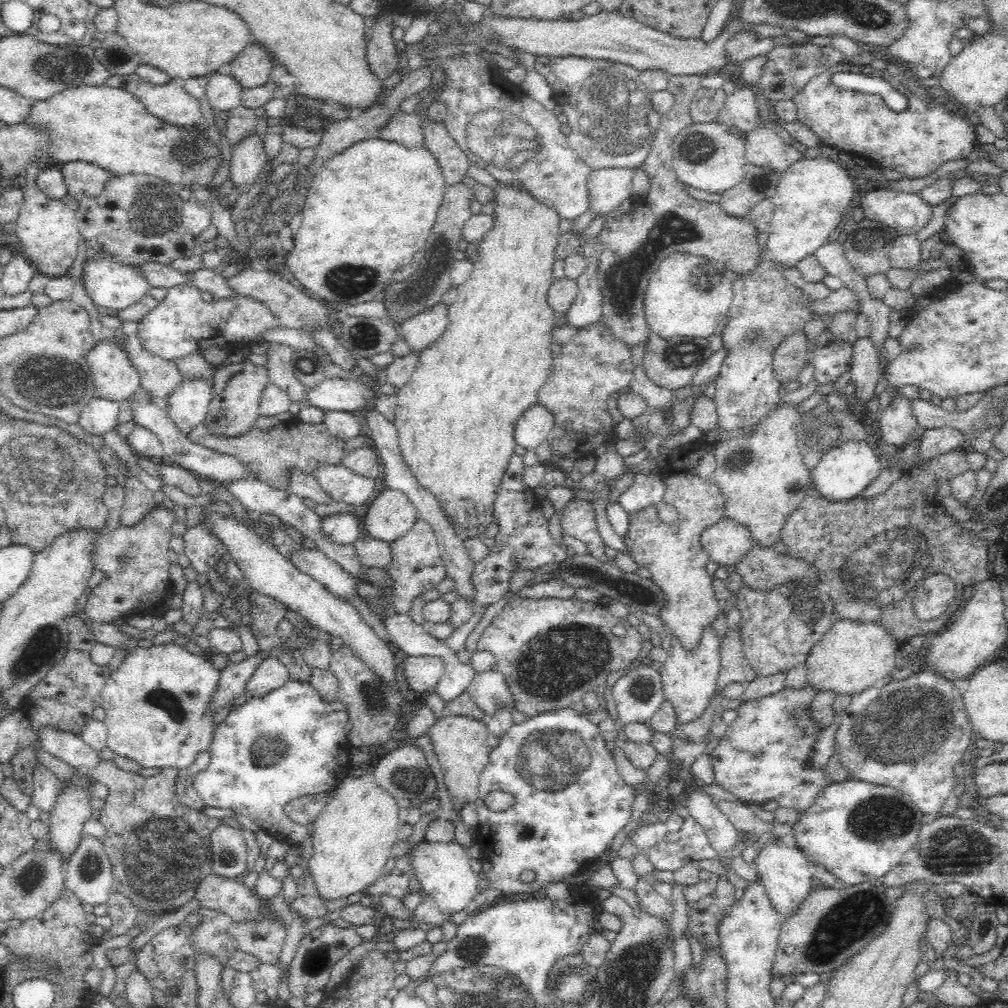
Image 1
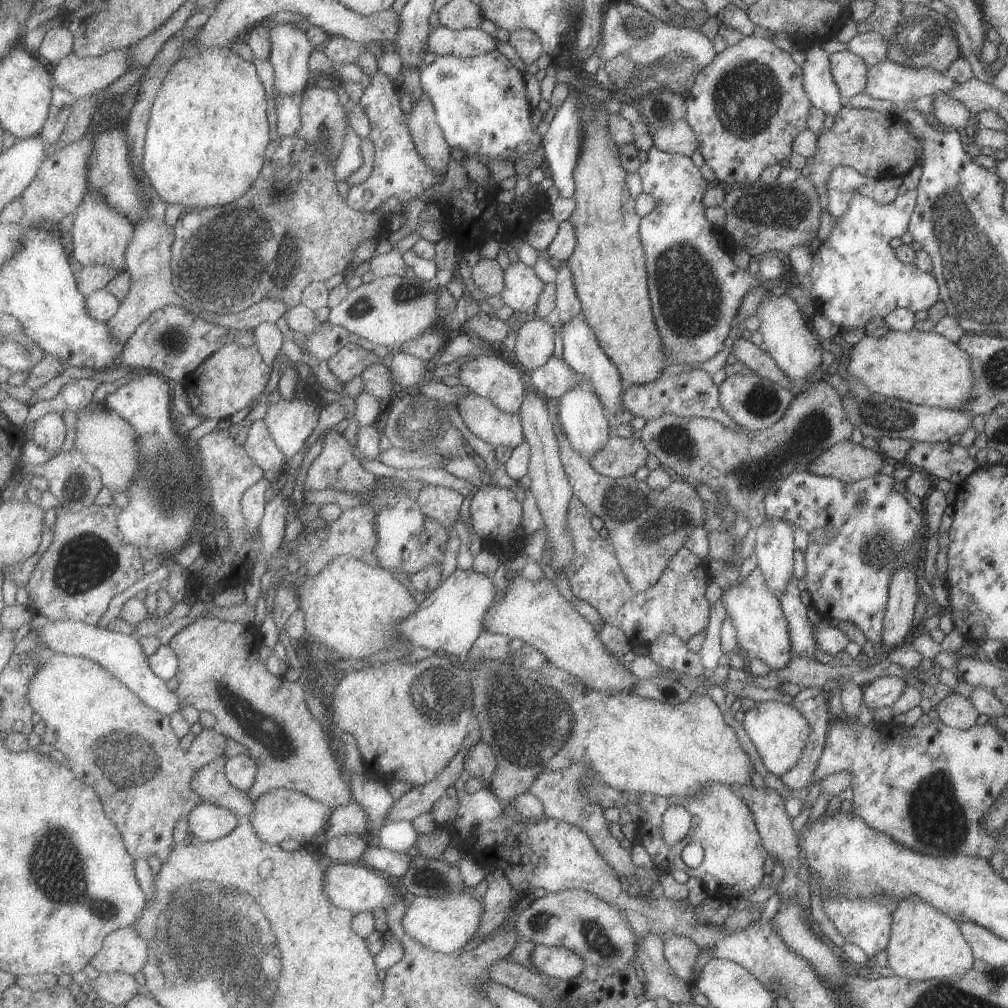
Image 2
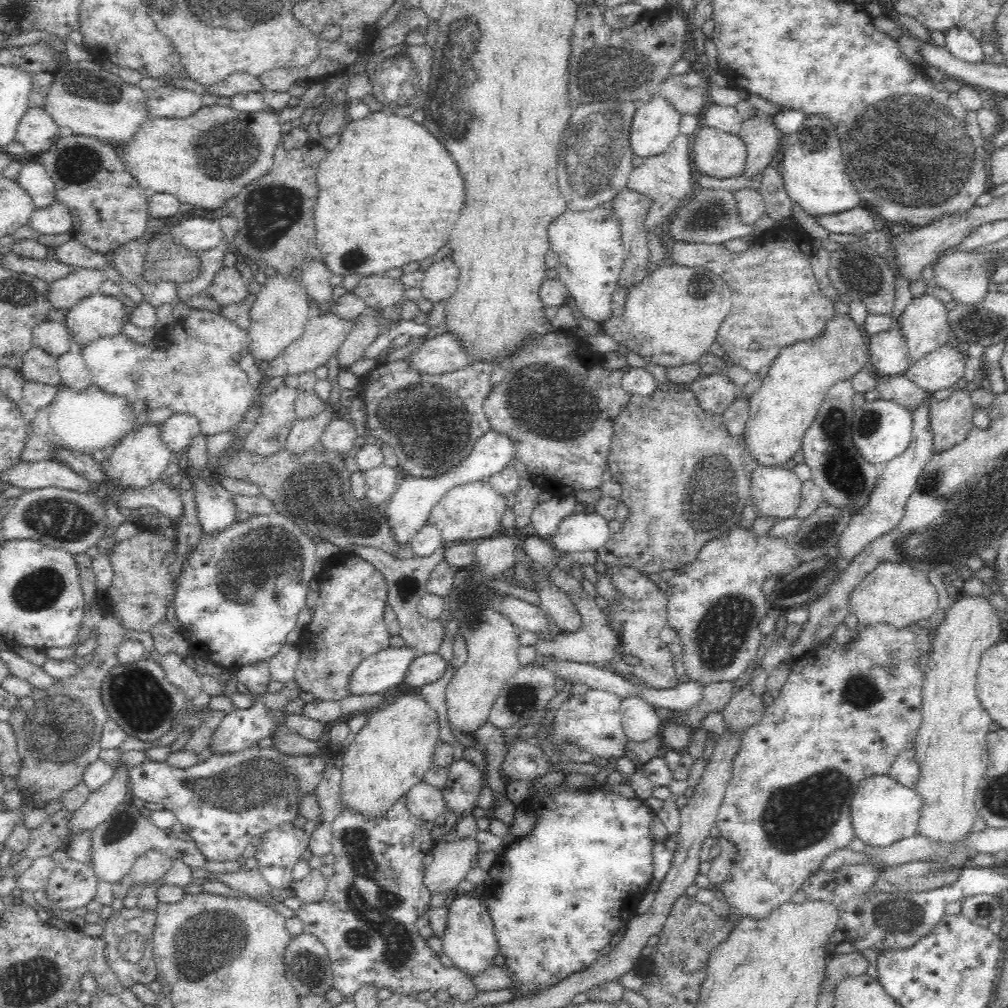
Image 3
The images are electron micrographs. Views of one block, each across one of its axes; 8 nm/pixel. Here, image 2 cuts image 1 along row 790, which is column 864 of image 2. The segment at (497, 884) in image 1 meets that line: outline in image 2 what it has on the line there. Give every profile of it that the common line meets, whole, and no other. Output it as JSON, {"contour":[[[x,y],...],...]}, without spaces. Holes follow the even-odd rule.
{"contour":[[[794,470],[786,477],[779,477],[774,485],[764,494],[764,511],[767,518],[783,519],[799,526],[807,535],[813,527],[829,525],[837,535],[826,543],[807,541],[802,552],[805,562],[805,590],[810,596],[810,608],[814,617],[831,620],[846,620],[854,624],[871,643],[881,641],[881,624],[884,620],[885,603],[888,599],[888,582],[897,566],[909,561],[917,568],[919,552],[920,513],[915,511],[902,494],[891,489],[894,480],[891,475],[879,473],[844,483],[835,477],[822,477],[809,471]],[[860,492],[865,493],[865,500],[857,504]]]}

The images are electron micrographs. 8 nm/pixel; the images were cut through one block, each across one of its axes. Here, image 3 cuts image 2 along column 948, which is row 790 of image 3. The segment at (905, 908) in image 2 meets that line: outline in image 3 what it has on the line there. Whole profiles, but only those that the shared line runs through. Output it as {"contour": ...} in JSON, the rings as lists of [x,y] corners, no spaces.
{"contour":[[[983,593],[952,601],[945,610],[944,620],[933,630],[932,650],[928,653],[924,668],[922,687],[923,703],[921,706],[921,727],[917,732],[914,752],[915,759],[921,768],[921,775],[915,784],[916,792],[922,798],[919,833],[934,843],[954,843],[958,845],[962,838],[973,830],[973,822],[978,819],[975,796],[982,776],[988,766],[987,736],[992,724],[991,716],[977,697],[977,670],[981,655],[1006,634],[998,610]]]}

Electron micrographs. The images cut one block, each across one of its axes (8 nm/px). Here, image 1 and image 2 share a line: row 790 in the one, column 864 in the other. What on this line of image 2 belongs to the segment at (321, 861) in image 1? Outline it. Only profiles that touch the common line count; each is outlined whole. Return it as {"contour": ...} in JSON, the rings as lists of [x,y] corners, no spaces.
{"contour":[[[916,329],[908,330],[907,332],[899,332],[896,330],[888,330],[883,336],[867,336],[865,335],[859,342],[854,344],[851,347],[851,350],[848,354],[848,363],[846,366],[847,374],[854,379],[858,379],[861,384],[864,384],[867,387],[867,390],[870,390],[873,394],[881,395],[884,397],[893,397],[901,399],[902,401],[907,401],[916,405],[925,405],[930,406],[936,409],[951,409],[951,410],[964,410],[964,404],[971,398],[972,391],[972,372],[970,369],[970,361],[968,354],[963,352],[954,342],[948,341],[947,338],[937,334],[933,331],[919,331]]]}

